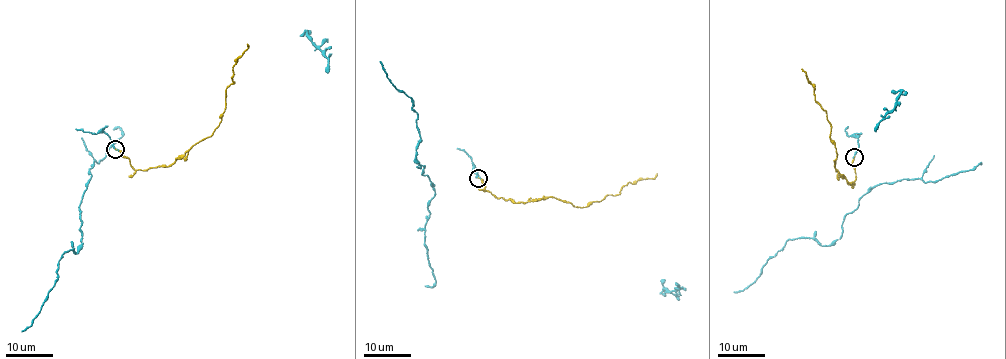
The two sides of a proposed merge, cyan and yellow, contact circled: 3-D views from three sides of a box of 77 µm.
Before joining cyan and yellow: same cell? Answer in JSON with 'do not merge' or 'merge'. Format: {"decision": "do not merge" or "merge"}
{"decision": "merge"}

